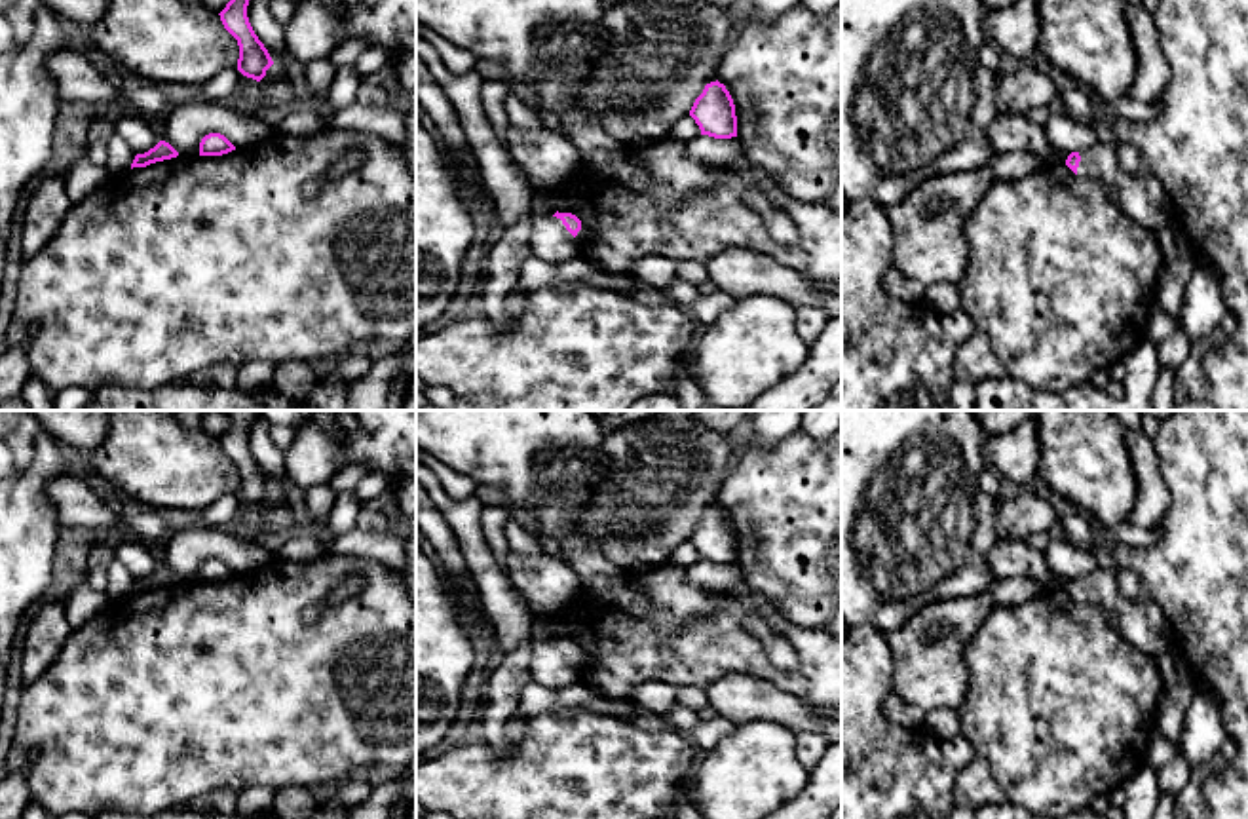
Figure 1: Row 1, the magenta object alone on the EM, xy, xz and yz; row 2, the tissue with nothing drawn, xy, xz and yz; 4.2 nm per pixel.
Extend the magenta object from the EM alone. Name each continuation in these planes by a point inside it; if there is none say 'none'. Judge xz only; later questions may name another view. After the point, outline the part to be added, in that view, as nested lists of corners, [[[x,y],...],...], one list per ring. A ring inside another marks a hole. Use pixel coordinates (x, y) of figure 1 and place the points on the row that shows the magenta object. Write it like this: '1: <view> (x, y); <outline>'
1: xz (549, 240); [[[536,215],[532,219],[530,255],[549,264],[562,264],[577,257],[576,238],[560,219]]]

